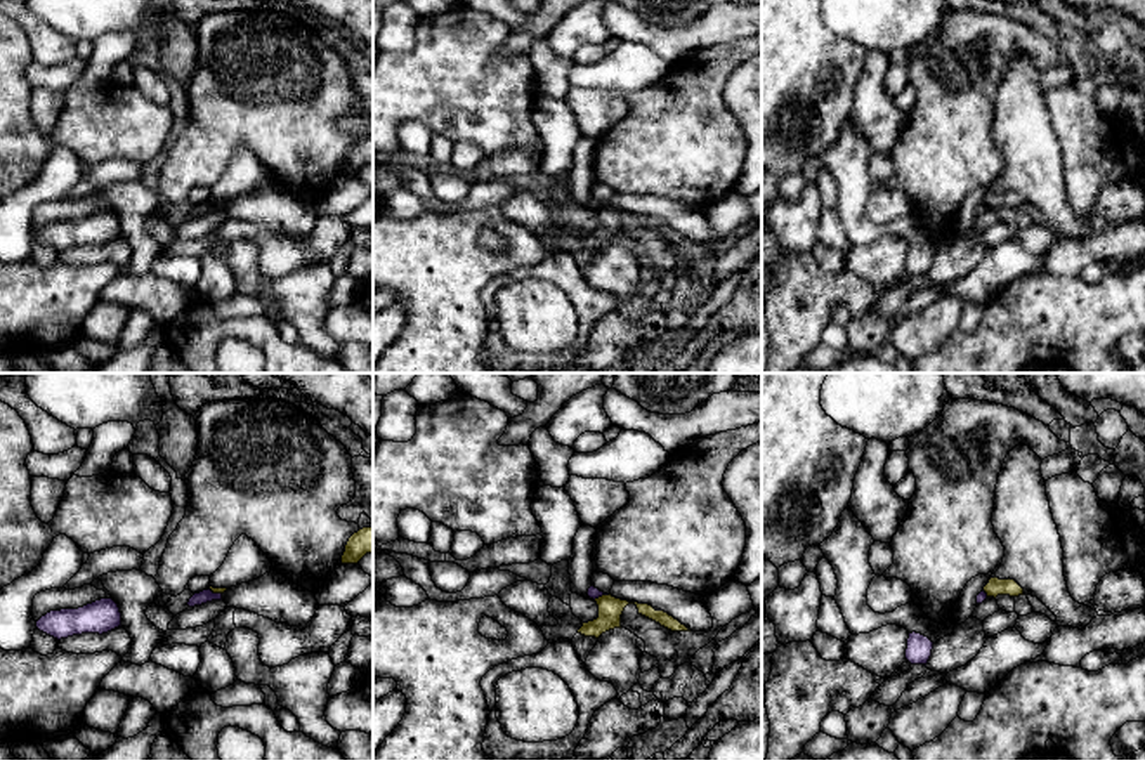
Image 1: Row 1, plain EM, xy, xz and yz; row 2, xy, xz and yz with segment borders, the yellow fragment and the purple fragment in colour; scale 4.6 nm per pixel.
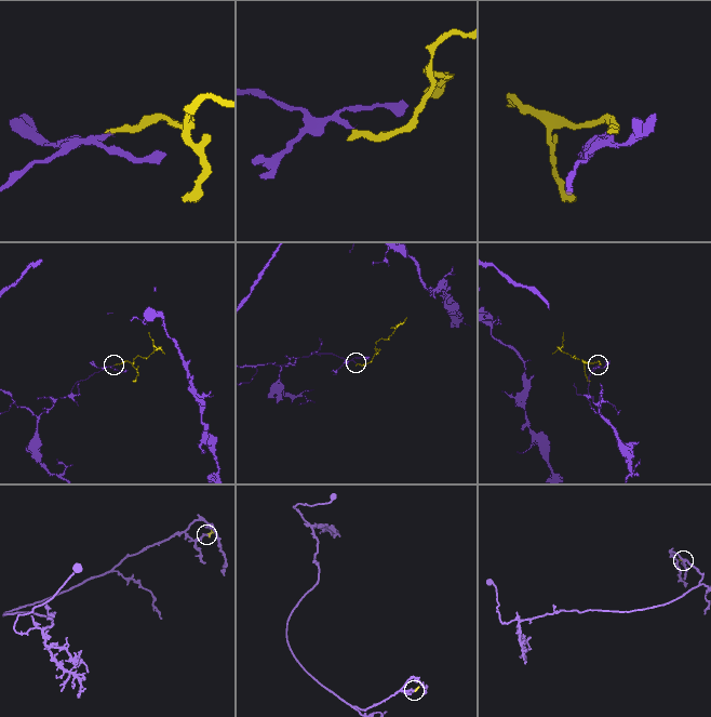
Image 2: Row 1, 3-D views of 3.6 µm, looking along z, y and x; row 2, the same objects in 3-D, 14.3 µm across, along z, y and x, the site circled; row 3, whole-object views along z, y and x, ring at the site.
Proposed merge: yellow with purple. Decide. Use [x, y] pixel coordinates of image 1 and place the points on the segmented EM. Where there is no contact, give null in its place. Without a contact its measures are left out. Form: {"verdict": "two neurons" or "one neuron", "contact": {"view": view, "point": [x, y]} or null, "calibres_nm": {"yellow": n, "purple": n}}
{"verdict": "two neurons", "contact": {"view": "xy", "point": [215, 592]}, "calibres_nm": {"yellow": 30, "purple": 60}}

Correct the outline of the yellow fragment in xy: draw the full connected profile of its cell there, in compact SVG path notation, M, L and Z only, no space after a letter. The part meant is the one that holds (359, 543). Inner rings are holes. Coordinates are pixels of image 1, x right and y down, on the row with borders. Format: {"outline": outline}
{"outline": "M363 527L349 538L342 564L357 564L366 554L373 554L373 527Z"}

